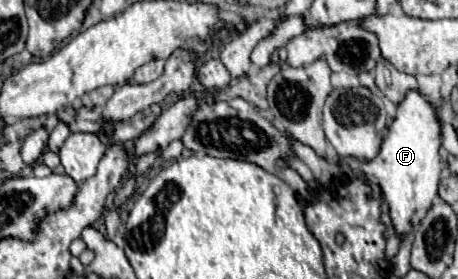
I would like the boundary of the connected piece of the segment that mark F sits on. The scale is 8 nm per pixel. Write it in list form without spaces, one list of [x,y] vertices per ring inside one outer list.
[[[408,92],[404,102],[398,106],[398,114],[384,136],[378,156],[370,162],[360,162],[354,158],[346,160],[354,172],[368,176],[374,184],[380,186],[388,202],[390,220],[398,238],[404,238],[406,234],[414,232],[414,228],[420,224],[420,220],[432,206],[434,196],[438,194],[438,180],[442,170],[438,148],[440,148],[440,122],[436,118],[434,108],[426,104],[420,92]]]

